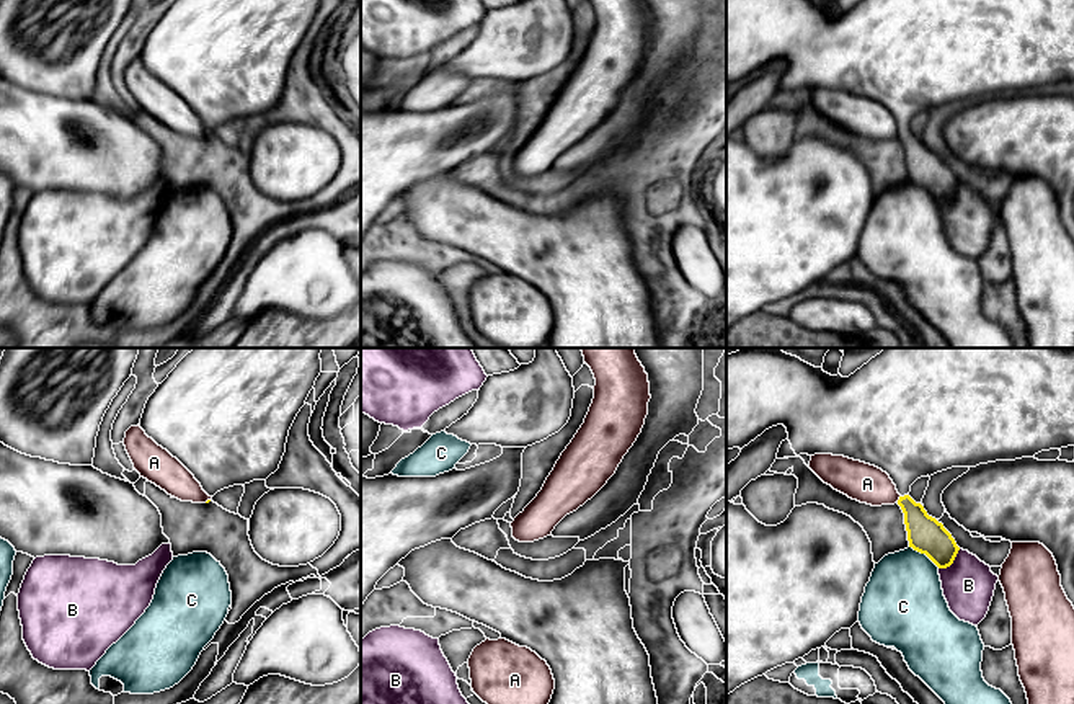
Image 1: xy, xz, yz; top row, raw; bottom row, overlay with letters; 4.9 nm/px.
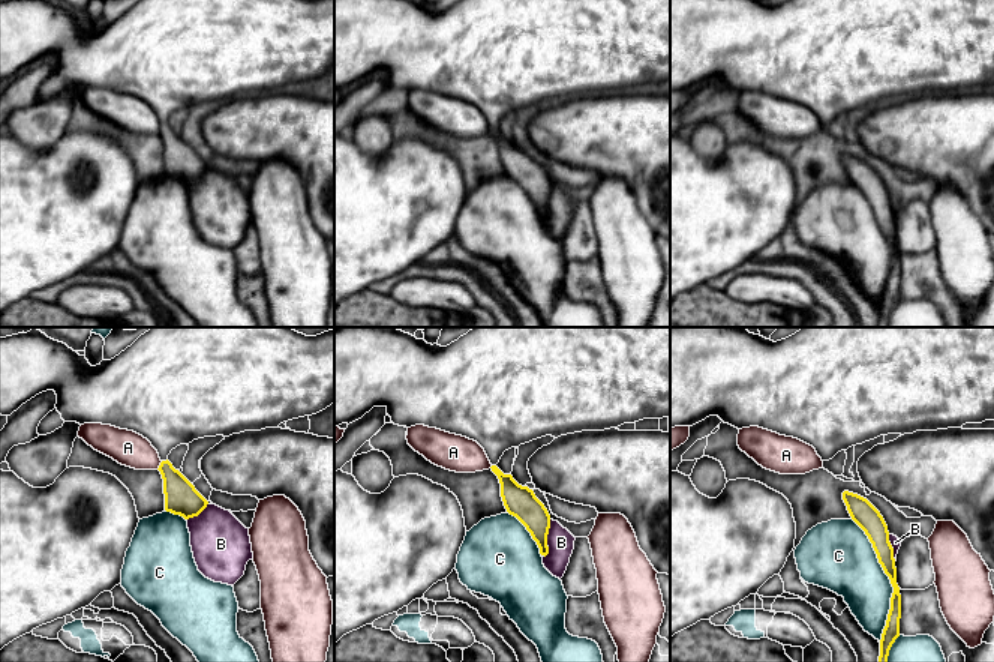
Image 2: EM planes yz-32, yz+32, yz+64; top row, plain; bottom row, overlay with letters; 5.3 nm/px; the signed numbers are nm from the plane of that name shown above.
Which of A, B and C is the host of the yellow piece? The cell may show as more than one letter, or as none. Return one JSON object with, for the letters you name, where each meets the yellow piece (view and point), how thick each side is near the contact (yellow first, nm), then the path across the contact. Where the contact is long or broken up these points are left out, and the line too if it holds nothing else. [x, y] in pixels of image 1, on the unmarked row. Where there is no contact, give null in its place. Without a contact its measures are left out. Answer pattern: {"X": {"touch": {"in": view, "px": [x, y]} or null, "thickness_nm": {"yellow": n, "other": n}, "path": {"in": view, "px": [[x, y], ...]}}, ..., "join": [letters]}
{"join": []}

